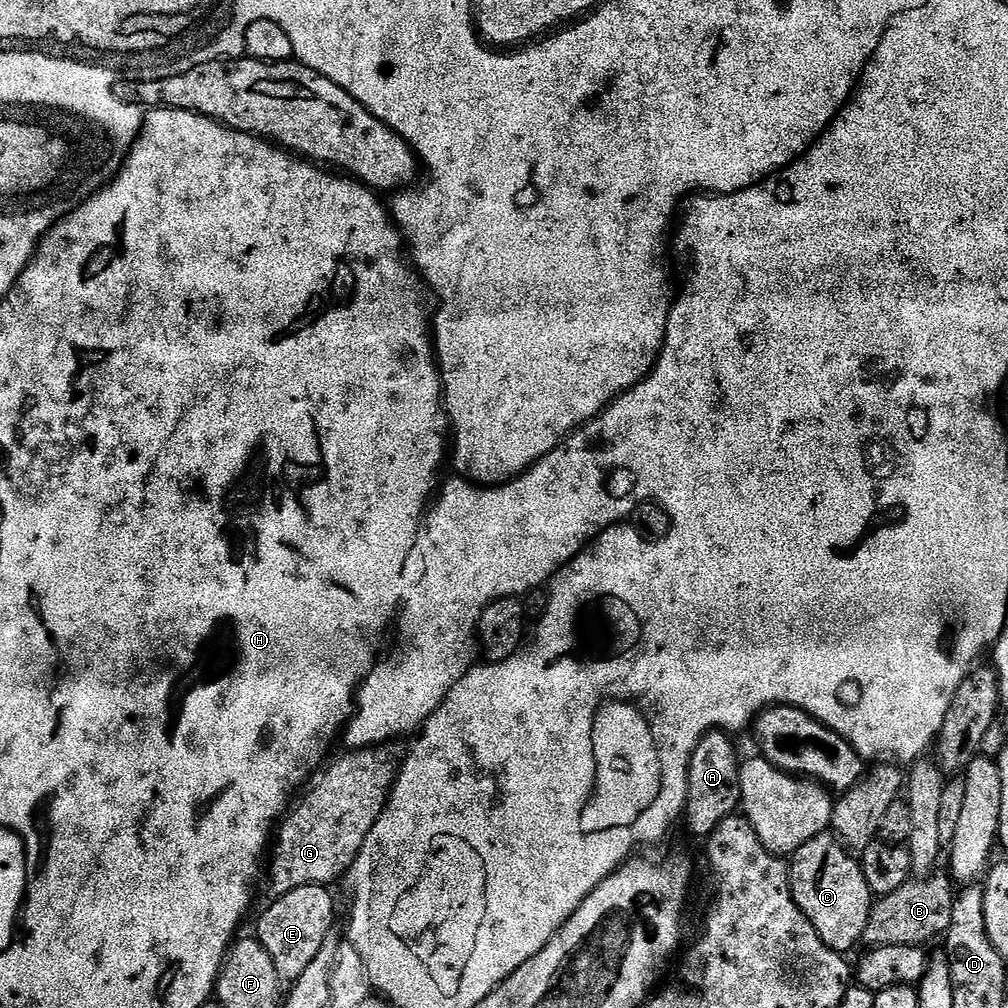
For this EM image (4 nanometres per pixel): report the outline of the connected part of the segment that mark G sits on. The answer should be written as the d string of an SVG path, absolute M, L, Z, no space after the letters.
M373 746L348 750L345 751L345 756L338 757L329 768L311 773L310 783L307 785L308 793L301 798L300 805L296 809L293 807L279 821L275 829L274 839L270 844L272 861L269 864L267 861L266 864L269 897L275 898L290 890L298 890L298 886L331 885L331 880L336 880L339 876L341 879L352 867L356 853L364 845L366 834L370 834L374 822L382 814L392 784L396 781L398 756L395 756L390 749L388 746Z

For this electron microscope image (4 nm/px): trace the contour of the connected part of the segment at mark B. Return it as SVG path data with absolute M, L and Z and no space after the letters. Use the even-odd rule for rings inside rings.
M924 874L909 879L888 896L879 897L872 905L862 937L865 945L872 948L886 946L927 945L927 940L943 937L950 926L954 884L947 875Z

